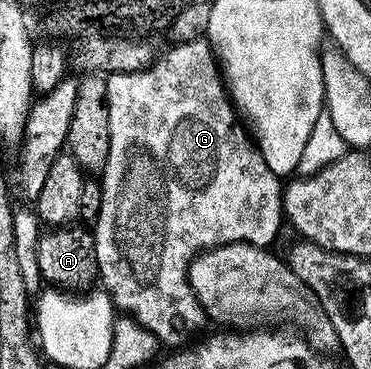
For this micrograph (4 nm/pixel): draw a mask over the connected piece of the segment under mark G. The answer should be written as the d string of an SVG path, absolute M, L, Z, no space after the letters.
M209 41L180 42L171 47L163 58L161 55L147 70L137 70L131 74L111 74L106 78L110 113L110 147L108 164L100 175L102 204L93 232L96 240L99 281L101 287L113 300L115 307L121 313L136 319L142 327L148 328L161 343L180 346L187 341L186 336L196 331L206 320L205 312L188 282L188 268L191 262L200 253L228 245L230 242L247 242L269 247L270 241L277 236L278 229L284 226L282 213L284 186L279 175L274 174L272 168L268 168L268 164L264 164L264 156L254 145L254 139L248 133L247 127L240 121L240 115L226 89L218 59L214 57L214 49L210 47Z

